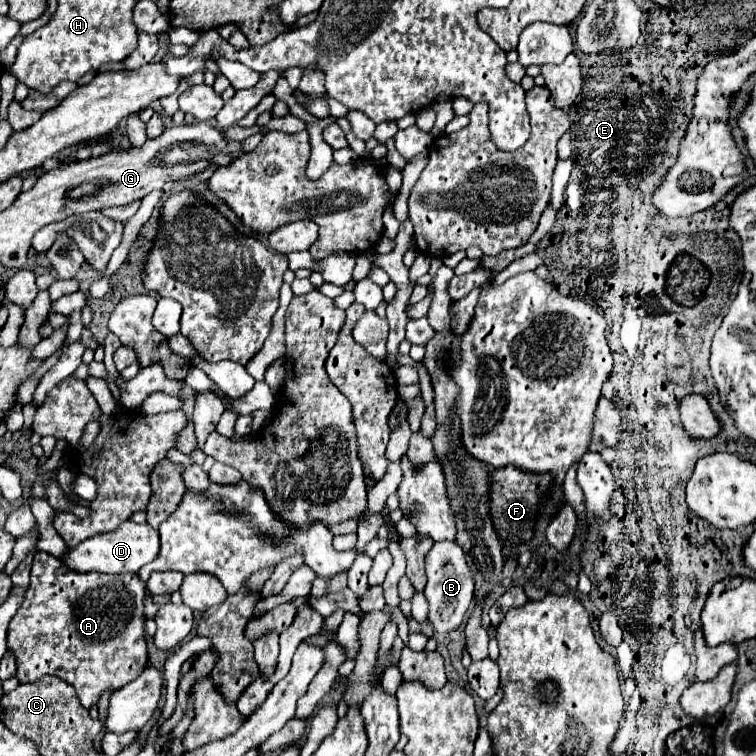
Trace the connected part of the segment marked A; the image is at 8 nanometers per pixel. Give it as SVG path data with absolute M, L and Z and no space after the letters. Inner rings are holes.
M37 551L31 567L31 585L7 629L7 651L15 657L19 683L33 683L43 675L55 675L73 685L81 705L91 709L99 703L105 689L117 691L137 679L147 667L143 597L145 583L141 583L135 573L123 573L117 577L105 573L77 573L63 567L53 555Z

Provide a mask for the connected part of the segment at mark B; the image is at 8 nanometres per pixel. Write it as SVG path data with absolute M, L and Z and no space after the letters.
M439 541L433 543L431 551L425 557L425 569L427 569L427 587L425 597L429 601L429 621L433 623L435 631L447 633L457 629L473 599L473 575L465 563L465 555L461 553L461 547L455 541Z

